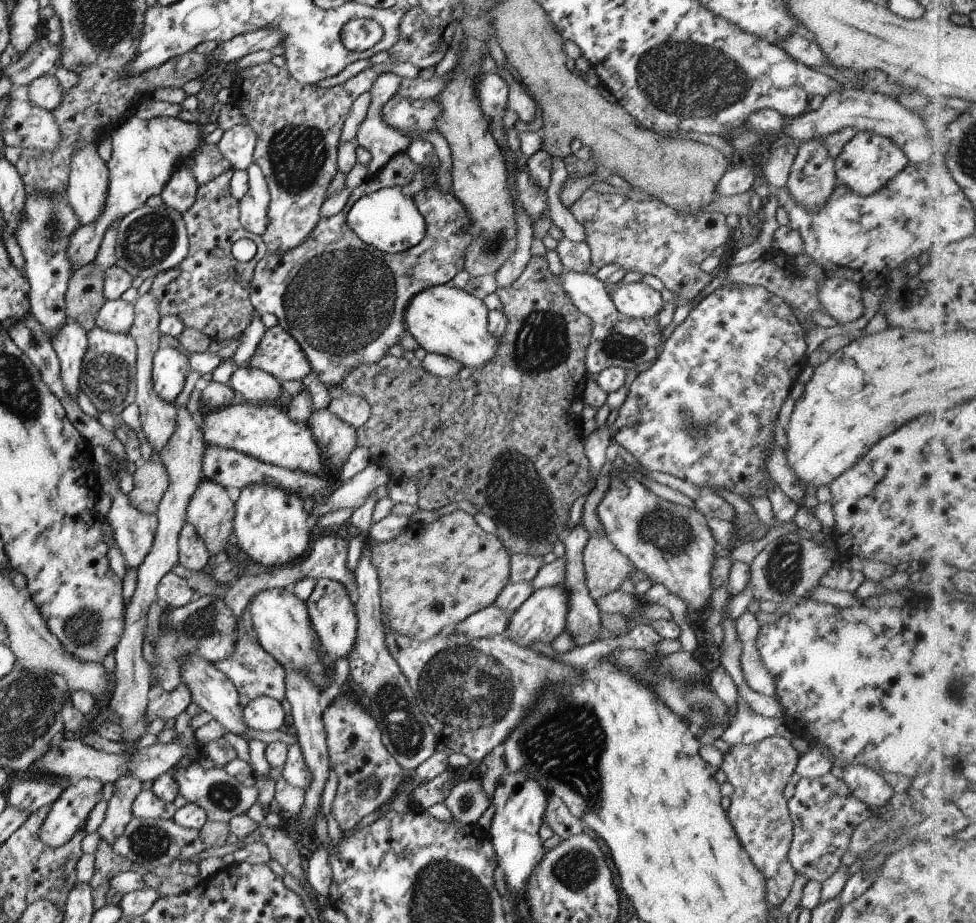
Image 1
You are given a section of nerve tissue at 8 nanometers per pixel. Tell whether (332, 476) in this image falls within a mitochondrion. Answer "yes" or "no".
no

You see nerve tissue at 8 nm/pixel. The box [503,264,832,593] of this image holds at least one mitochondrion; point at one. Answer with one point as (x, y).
(541, 344)

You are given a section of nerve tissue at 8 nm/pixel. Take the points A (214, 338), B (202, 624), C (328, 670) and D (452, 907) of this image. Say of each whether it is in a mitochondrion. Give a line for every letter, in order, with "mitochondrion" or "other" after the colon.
A: other
B: mitochondrion
C: other
D: mitochondrion

